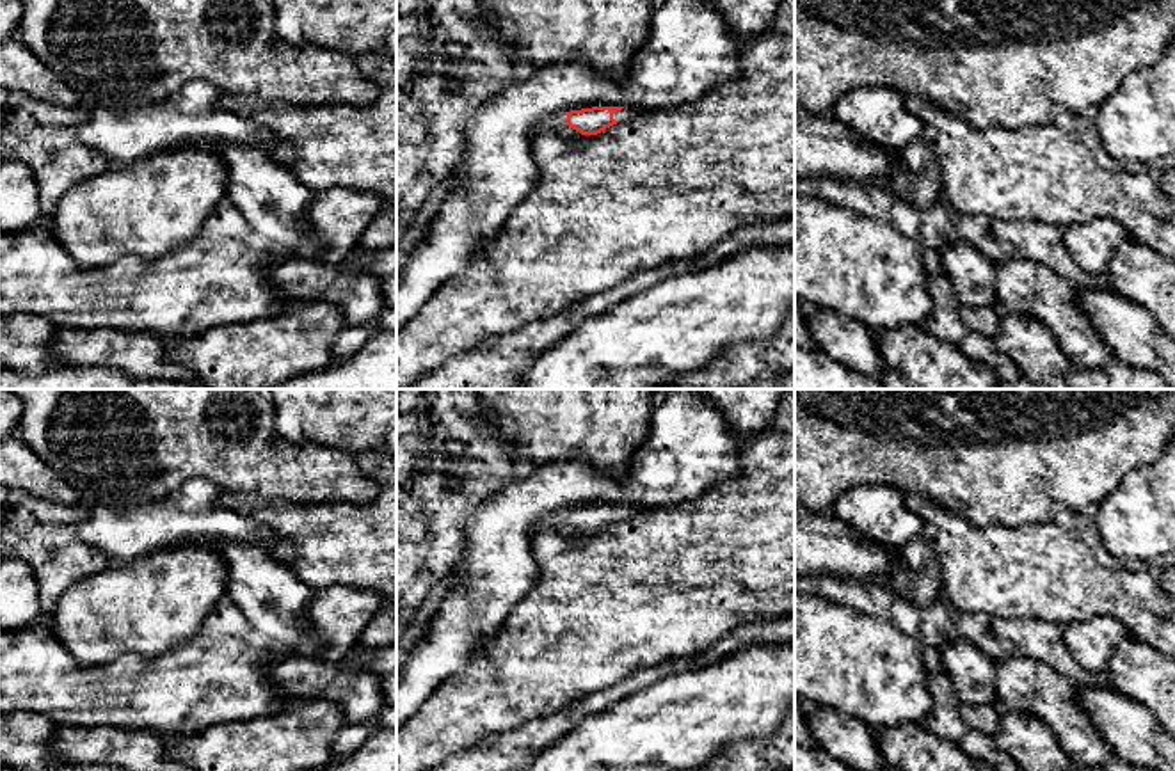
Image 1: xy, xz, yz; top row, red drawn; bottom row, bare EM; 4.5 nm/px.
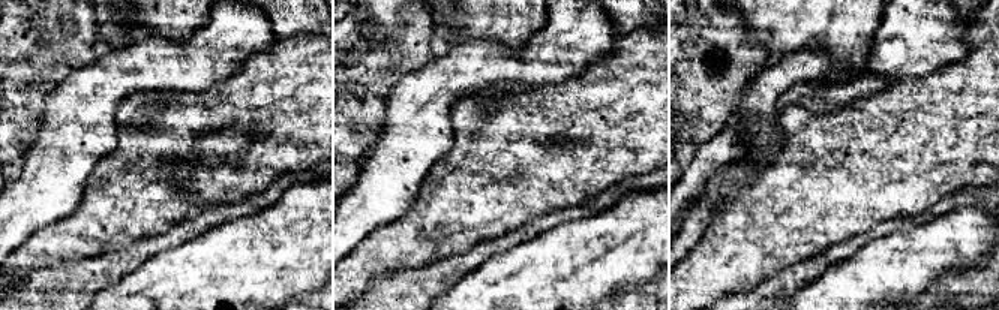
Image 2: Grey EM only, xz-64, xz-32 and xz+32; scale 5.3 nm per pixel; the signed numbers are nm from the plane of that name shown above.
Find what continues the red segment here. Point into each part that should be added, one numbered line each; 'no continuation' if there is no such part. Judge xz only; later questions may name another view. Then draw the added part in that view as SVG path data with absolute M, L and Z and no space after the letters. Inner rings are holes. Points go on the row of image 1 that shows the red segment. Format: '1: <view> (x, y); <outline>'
1: xz (623, 116); M622 108L613 112L613 119L620 124L629 123L631 119L635 119L636 115L642 115L645 112L640 110L633 110L633 108Z
2: xz (557, 123); M564 112L544 117L537 124L533 135L540 135L540 133L546 133L546 131L558 133L564 139L578 139L581 135L580 131L576 131L574 128L571 128L567 124L567 115Z

